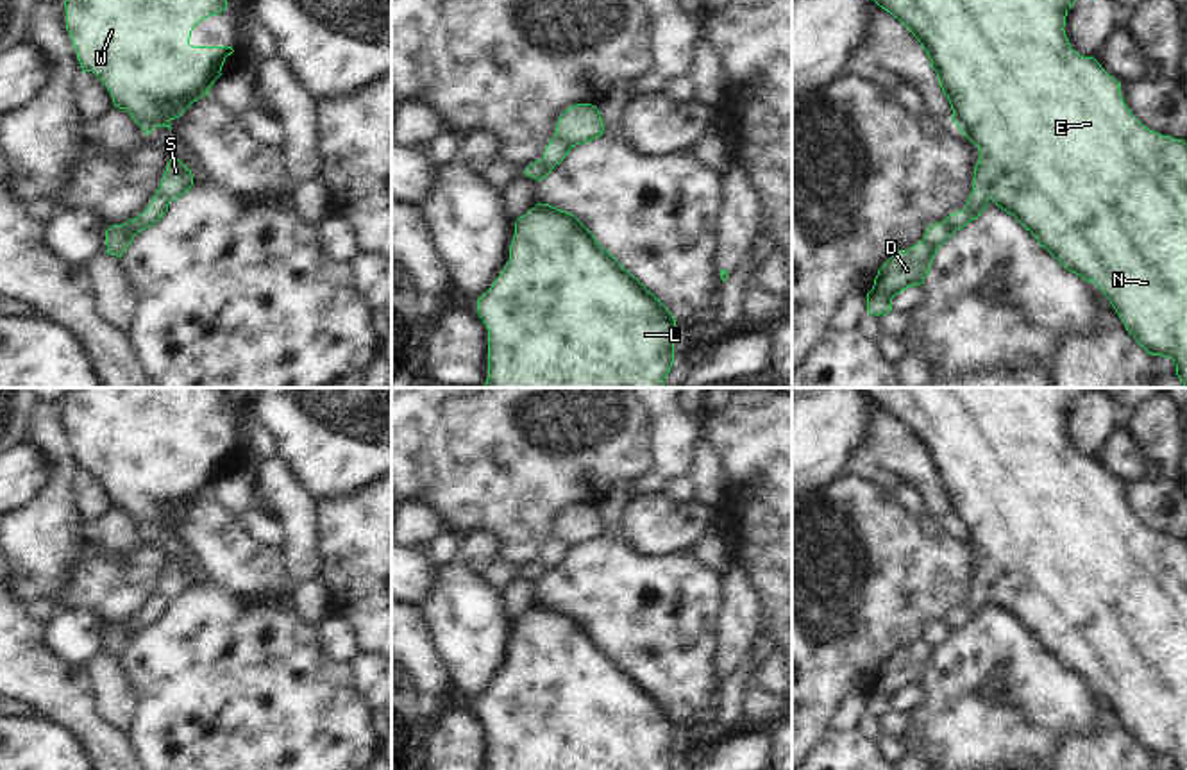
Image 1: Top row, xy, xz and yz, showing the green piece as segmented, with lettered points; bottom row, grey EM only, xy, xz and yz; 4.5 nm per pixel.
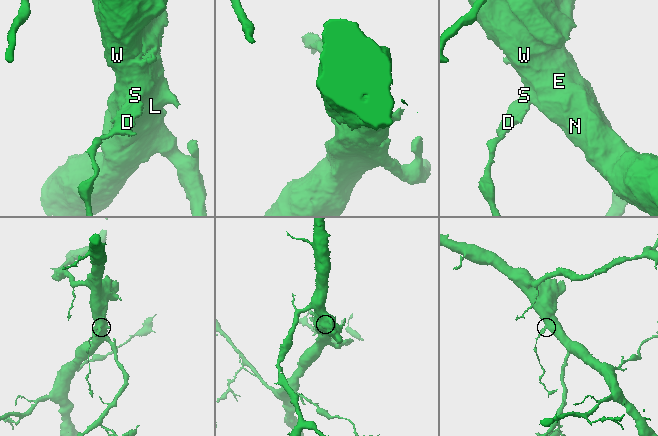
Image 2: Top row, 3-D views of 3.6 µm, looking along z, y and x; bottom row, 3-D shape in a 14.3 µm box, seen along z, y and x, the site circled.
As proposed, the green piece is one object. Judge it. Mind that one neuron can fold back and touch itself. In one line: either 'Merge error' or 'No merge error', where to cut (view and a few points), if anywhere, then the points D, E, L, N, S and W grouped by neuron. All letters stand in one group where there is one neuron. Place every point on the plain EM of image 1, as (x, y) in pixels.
No merge error. No split. Groups: D E L N S W.

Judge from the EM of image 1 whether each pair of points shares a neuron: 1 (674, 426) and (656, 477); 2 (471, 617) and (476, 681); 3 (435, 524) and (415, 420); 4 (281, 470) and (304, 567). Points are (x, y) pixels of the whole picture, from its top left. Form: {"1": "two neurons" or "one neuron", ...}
{"1": "one neuron", "2": "one neuron", "3": "two neurons", "4": "one neuron"}

